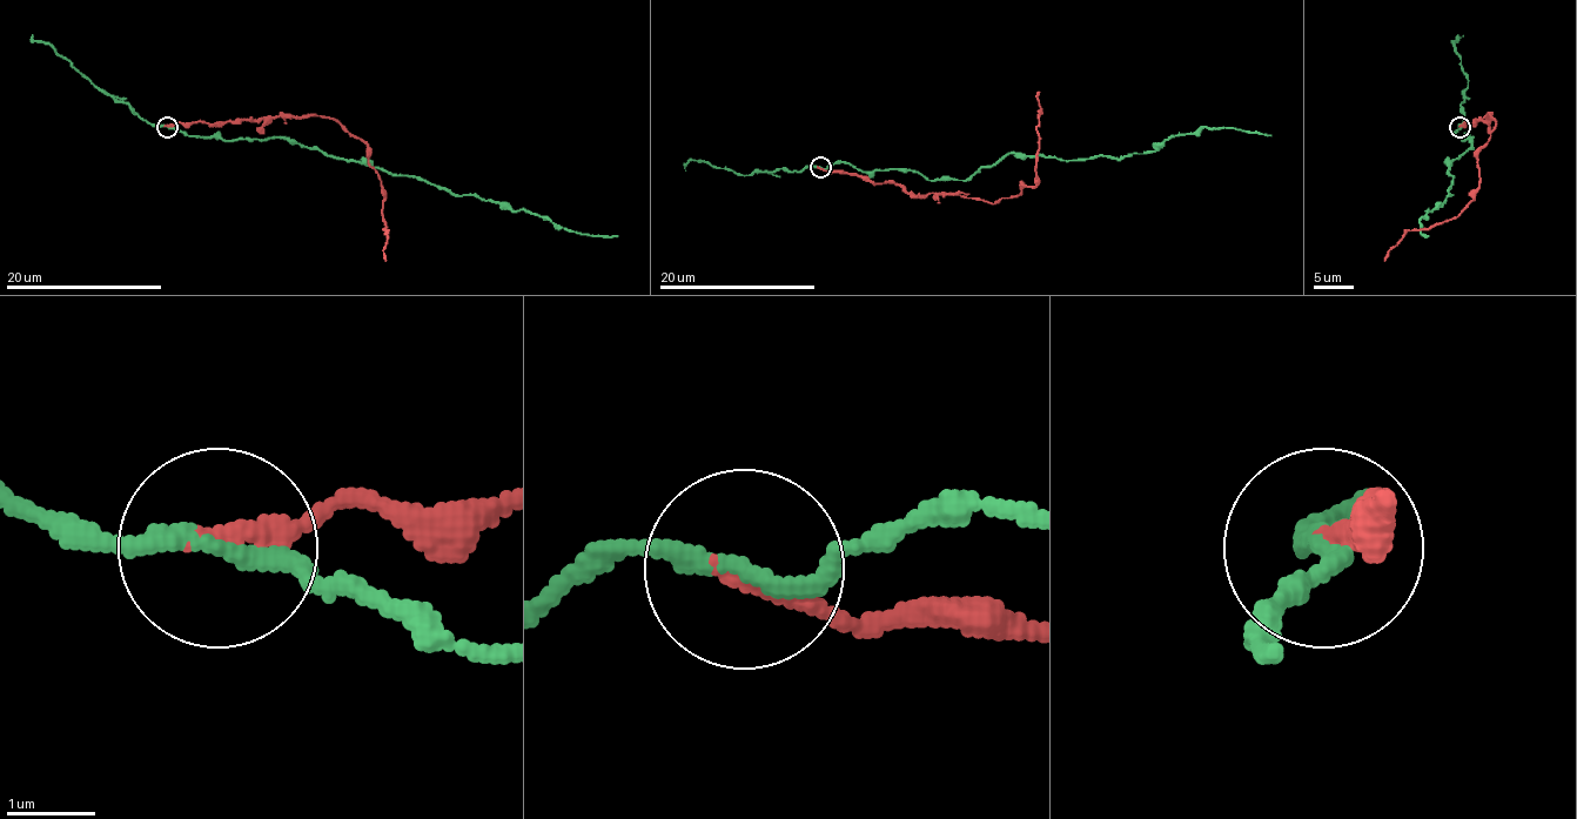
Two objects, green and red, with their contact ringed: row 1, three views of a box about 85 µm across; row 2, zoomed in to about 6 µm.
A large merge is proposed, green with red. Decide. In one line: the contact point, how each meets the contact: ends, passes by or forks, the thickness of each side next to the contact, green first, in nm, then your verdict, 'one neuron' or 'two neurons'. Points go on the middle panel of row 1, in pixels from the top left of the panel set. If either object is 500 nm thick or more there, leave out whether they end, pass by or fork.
(820, 167) | green passes by | red ends | 200/220 nm | two neurons

